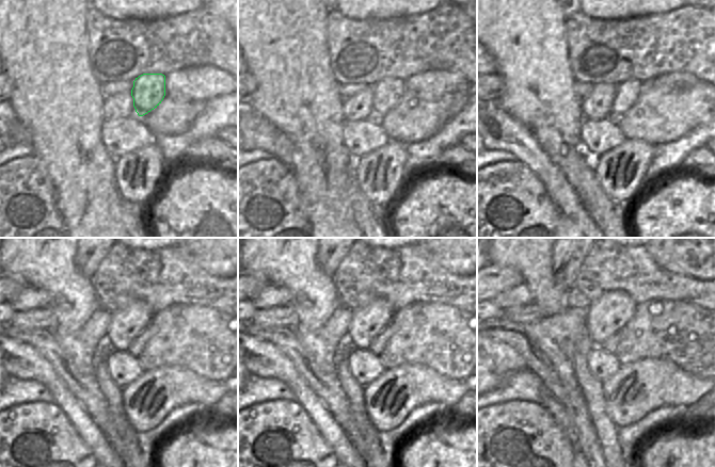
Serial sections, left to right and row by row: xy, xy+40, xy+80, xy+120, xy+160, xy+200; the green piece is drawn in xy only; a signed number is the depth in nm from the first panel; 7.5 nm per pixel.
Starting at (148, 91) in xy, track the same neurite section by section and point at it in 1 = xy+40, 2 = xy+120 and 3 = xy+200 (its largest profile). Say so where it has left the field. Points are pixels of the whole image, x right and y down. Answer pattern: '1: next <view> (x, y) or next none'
1: next xy+40 (387, 93)
2: next xy+120 (137, 347)
3: next xy+200 (610, 344)

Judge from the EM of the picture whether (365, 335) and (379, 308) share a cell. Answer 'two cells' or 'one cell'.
one cell

